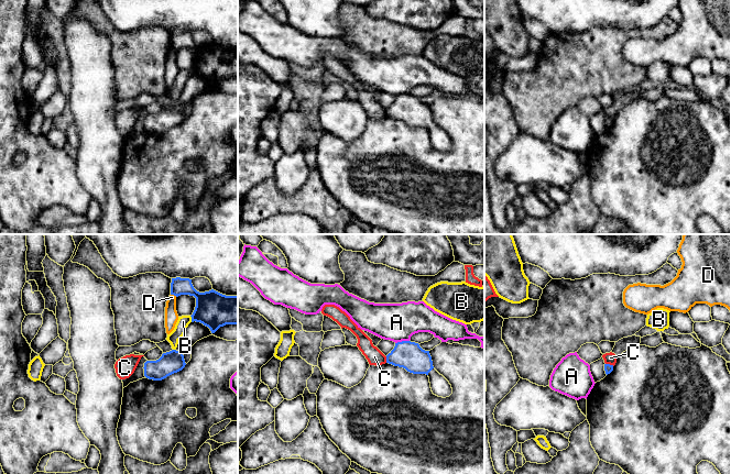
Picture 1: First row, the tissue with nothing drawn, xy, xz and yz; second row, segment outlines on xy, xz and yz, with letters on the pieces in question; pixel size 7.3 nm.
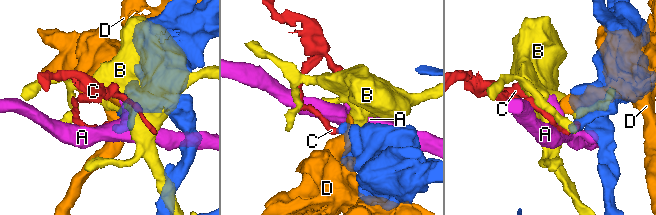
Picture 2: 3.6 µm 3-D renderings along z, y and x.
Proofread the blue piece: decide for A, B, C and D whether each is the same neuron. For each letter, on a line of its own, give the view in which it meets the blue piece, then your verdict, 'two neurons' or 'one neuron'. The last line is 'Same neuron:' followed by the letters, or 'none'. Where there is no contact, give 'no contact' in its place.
A: contact in xz; two neurons
B: contact in xy; two neurons
C: contact in yz; two neurons
D: contact in xy; two neurons
Same neuron: none

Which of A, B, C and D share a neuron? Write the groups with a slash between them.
A / B / C / D

